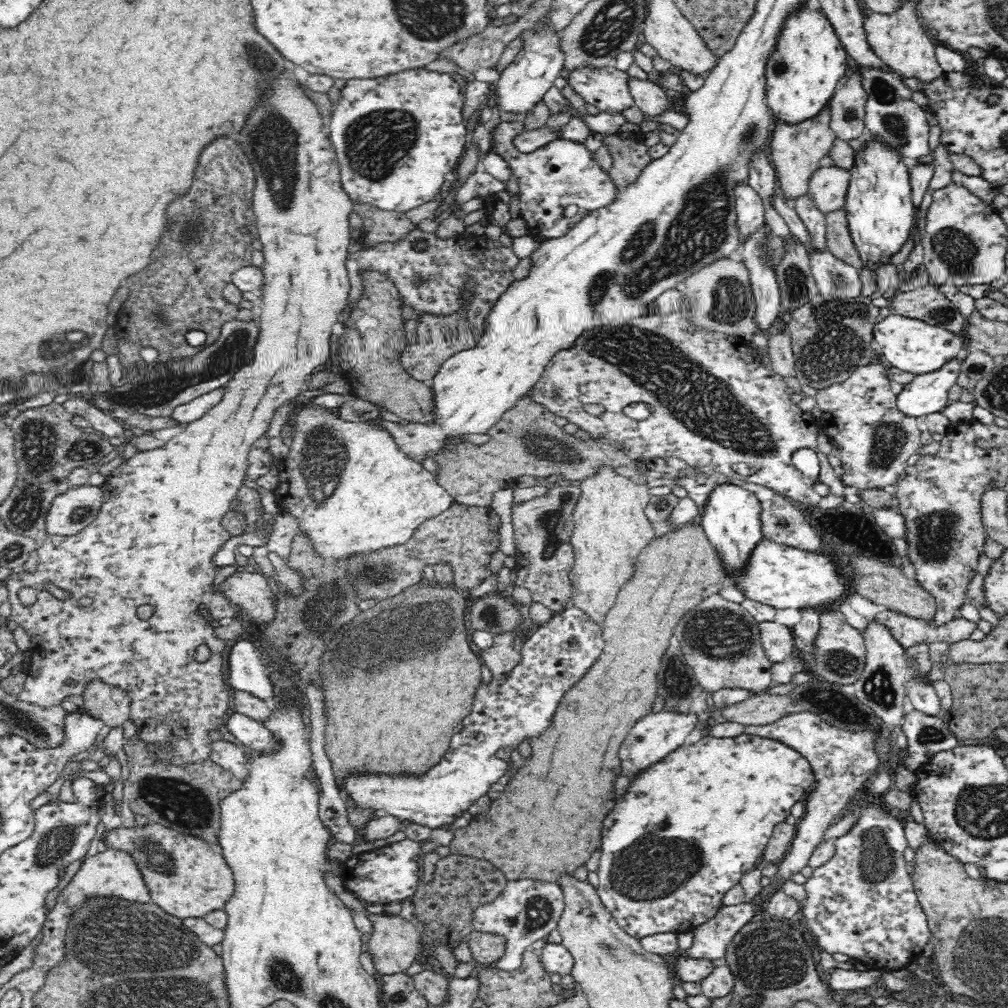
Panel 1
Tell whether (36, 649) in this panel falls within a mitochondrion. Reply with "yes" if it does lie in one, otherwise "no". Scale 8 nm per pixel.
no

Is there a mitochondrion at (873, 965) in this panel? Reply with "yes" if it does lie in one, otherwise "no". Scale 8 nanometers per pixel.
no

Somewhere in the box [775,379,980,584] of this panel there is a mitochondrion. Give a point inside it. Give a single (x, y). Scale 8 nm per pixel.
(937, 532)

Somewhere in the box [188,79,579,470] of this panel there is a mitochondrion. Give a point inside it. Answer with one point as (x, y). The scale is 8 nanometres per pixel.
(378, 159)

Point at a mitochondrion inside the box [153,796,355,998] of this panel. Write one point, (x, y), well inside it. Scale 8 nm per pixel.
(280, 972)

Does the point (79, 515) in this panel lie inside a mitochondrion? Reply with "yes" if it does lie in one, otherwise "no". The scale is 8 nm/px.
yes

